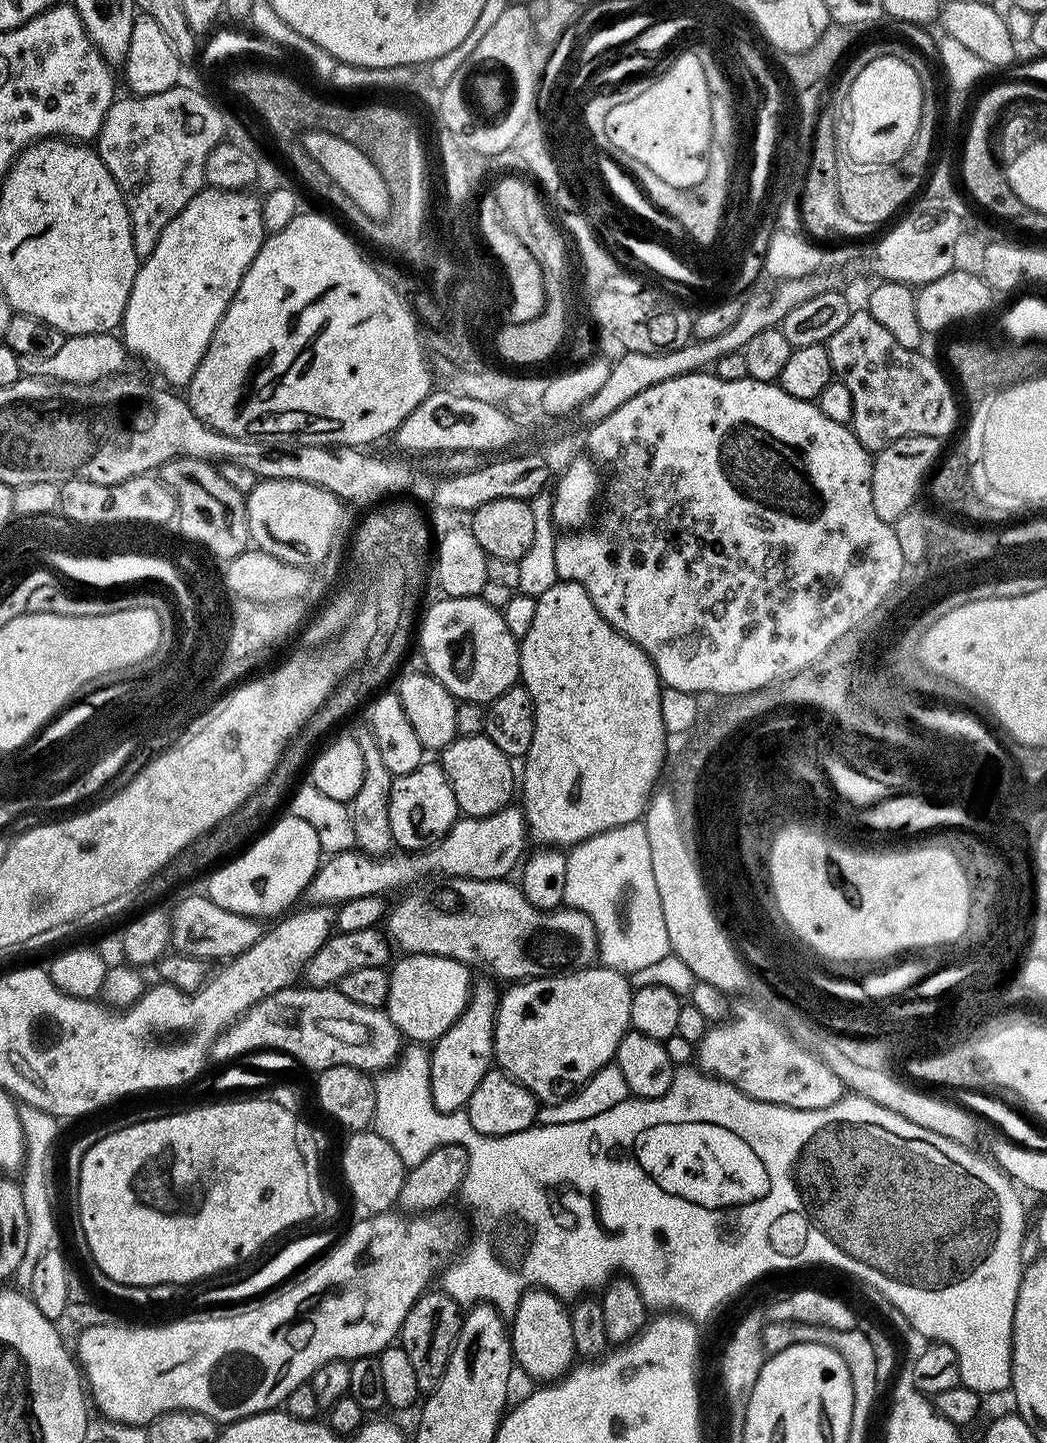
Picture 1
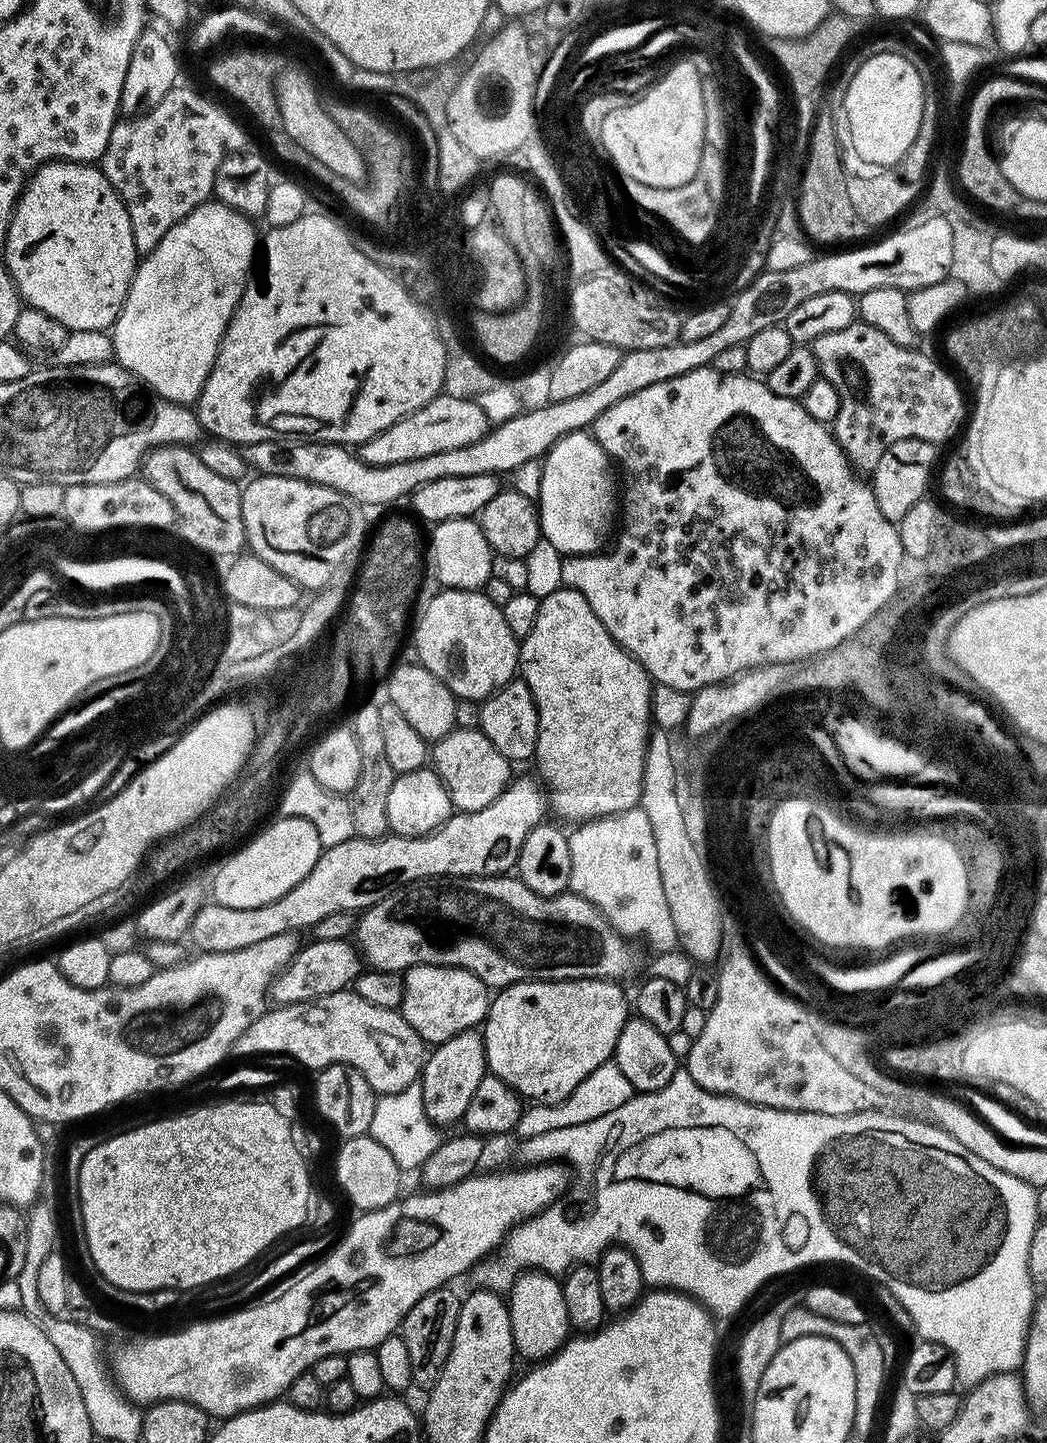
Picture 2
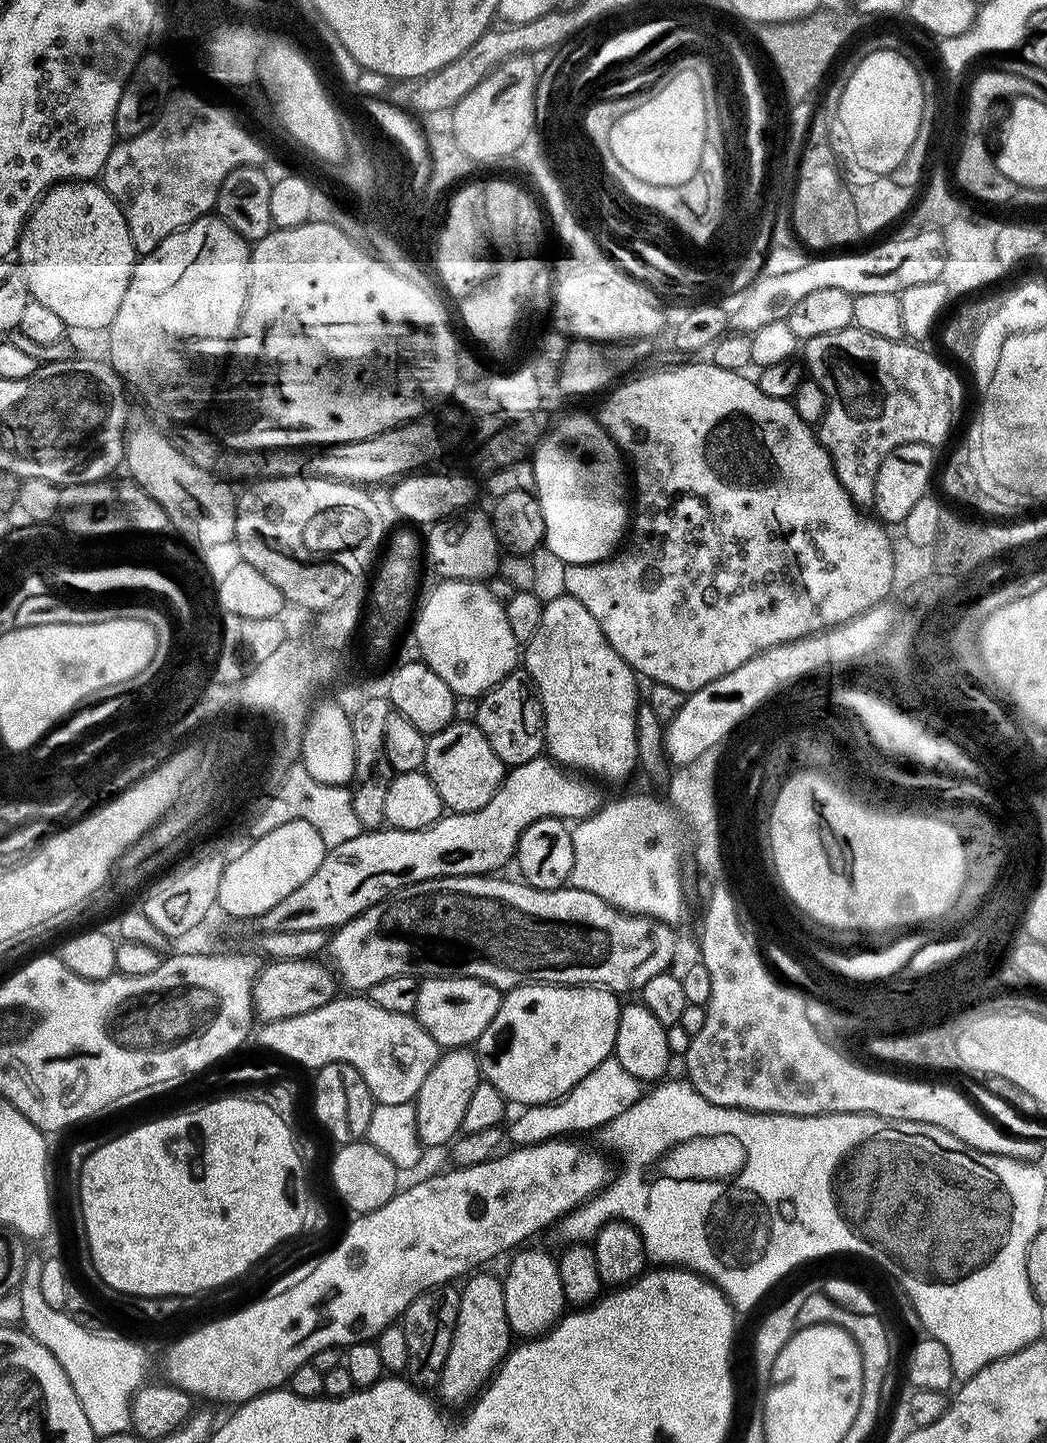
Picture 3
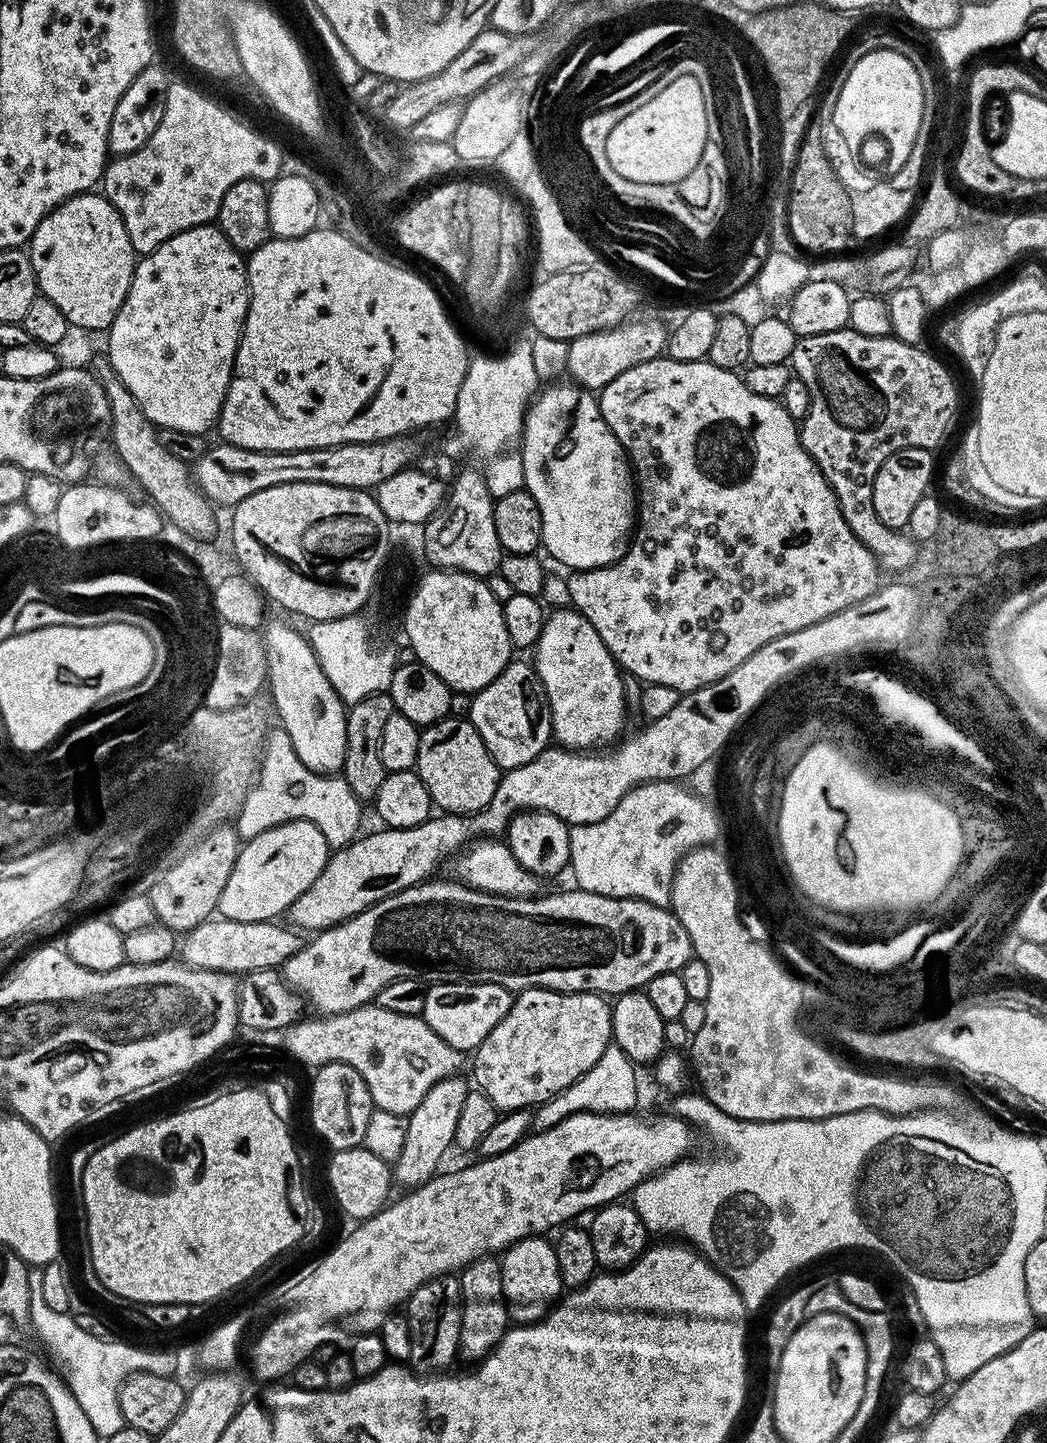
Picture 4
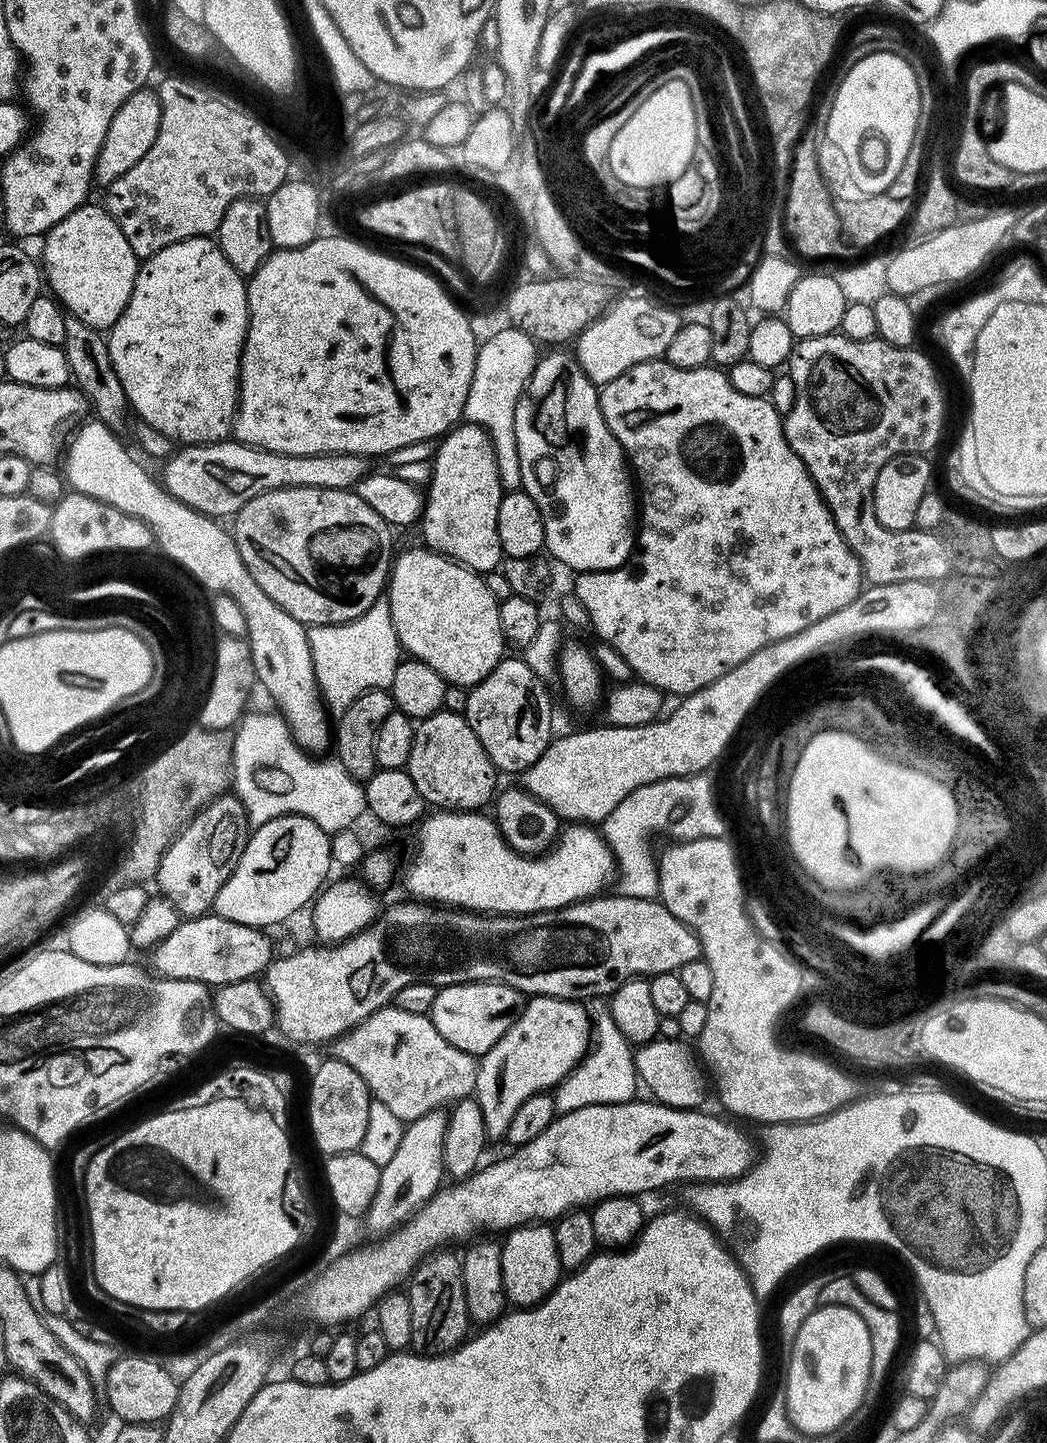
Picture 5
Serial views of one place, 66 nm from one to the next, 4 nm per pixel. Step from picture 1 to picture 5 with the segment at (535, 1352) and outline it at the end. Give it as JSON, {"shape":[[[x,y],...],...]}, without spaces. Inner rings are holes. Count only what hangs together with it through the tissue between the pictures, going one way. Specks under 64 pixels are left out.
{"shape":[[[533,1222],[523,1228],[513,1228],[503,1237],[500,1245],[502,1254],[502,1286],[509,1305],[516,1308],[531,1308],[546,1299],[562,1279],[558,1262],[558,1246],[554,1242],[552,1228],[544,1222]]]}

